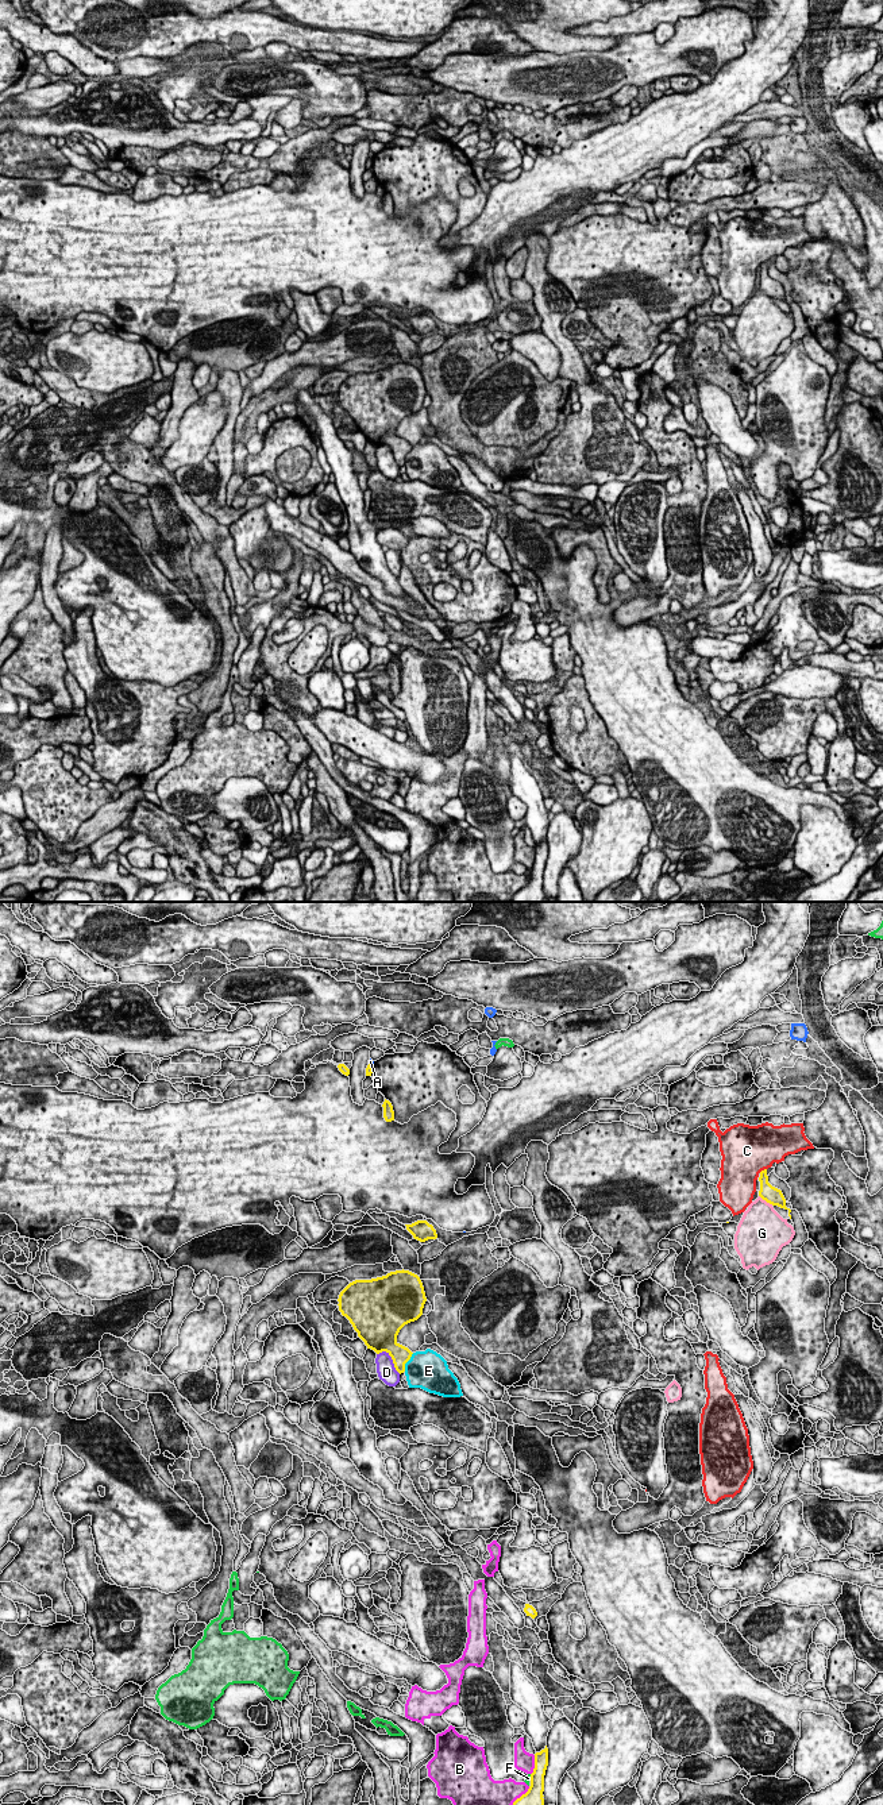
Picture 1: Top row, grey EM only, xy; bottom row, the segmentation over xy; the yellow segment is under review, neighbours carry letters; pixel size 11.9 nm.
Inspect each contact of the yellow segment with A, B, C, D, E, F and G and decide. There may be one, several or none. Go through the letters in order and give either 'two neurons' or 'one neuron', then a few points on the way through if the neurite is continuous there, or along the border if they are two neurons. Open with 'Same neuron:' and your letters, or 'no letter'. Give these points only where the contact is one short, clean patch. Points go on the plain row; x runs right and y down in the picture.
Same neuron: no letter
A: two neurons; border along xy (369, 155), (371, 158)
B: two neurons
C: two neurons
D: two neurons
E: two neurons
F: two neurons
G: two neurons

